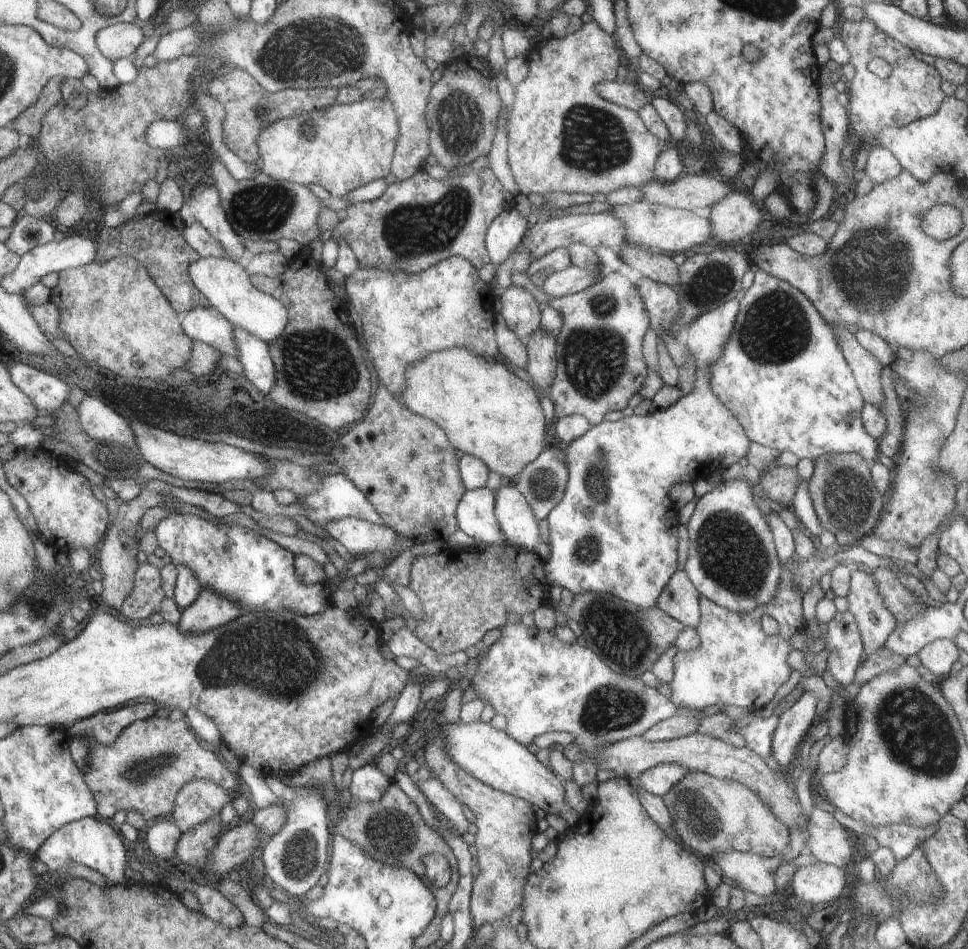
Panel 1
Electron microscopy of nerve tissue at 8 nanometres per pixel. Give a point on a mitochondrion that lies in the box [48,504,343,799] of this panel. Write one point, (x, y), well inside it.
(278, 659)

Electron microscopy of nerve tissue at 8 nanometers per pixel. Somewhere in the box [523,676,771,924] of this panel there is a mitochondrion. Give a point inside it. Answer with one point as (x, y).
(607, 711)

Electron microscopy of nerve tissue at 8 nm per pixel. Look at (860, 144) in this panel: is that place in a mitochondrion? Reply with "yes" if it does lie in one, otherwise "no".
no

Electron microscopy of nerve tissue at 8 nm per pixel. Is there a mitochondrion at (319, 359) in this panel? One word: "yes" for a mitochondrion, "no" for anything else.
yes

